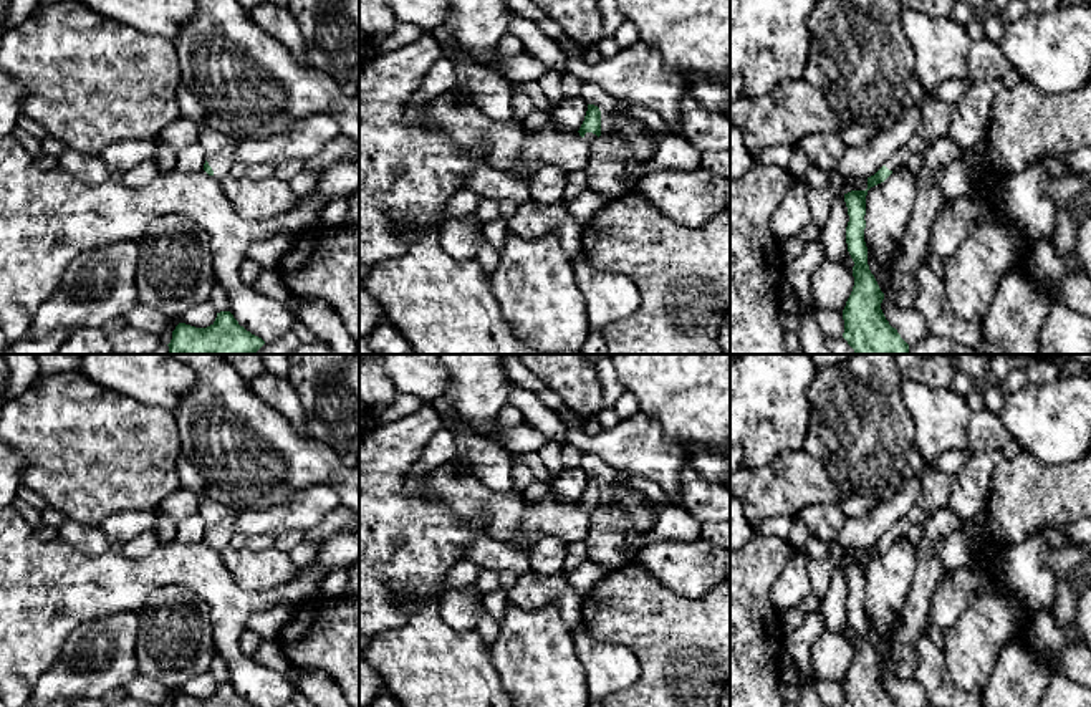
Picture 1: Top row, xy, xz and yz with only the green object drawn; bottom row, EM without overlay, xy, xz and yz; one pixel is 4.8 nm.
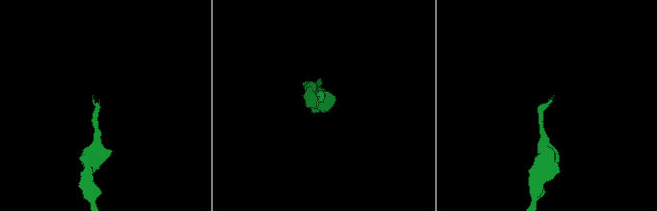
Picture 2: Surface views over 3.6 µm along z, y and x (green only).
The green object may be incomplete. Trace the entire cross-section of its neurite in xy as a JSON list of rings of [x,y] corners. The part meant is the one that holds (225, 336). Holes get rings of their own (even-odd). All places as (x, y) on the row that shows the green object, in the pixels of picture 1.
[[[220,311],[207,328],[179,323],[167,346],[169,354],[255,354],[263,344],[230,311]]]

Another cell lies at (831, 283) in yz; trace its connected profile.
[[[823,258],[811,275],[811,295],[816,308],[844,310],[854,277],[843,262]]]

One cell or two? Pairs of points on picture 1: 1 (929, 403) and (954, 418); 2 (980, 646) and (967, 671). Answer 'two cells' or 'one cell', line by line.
1: one cell
2: one cell

